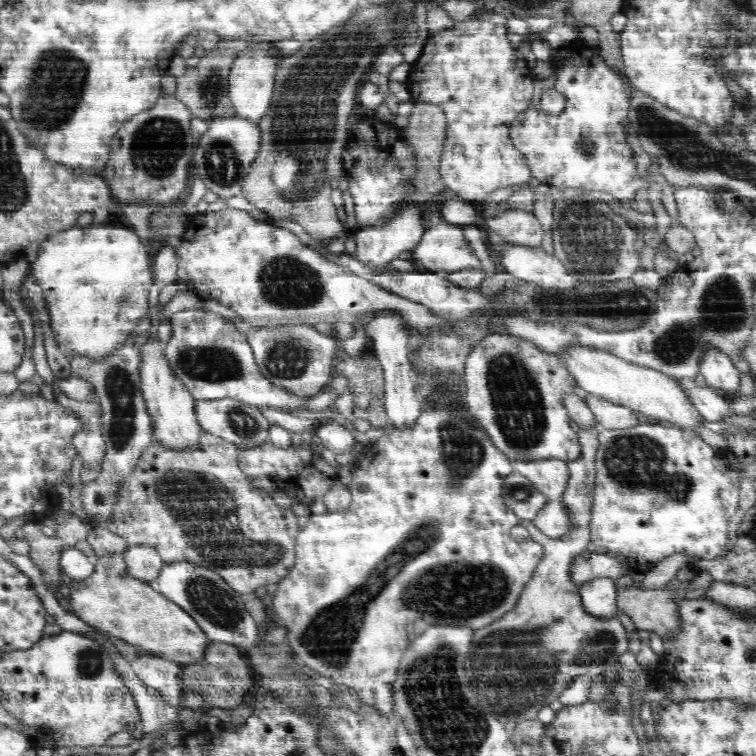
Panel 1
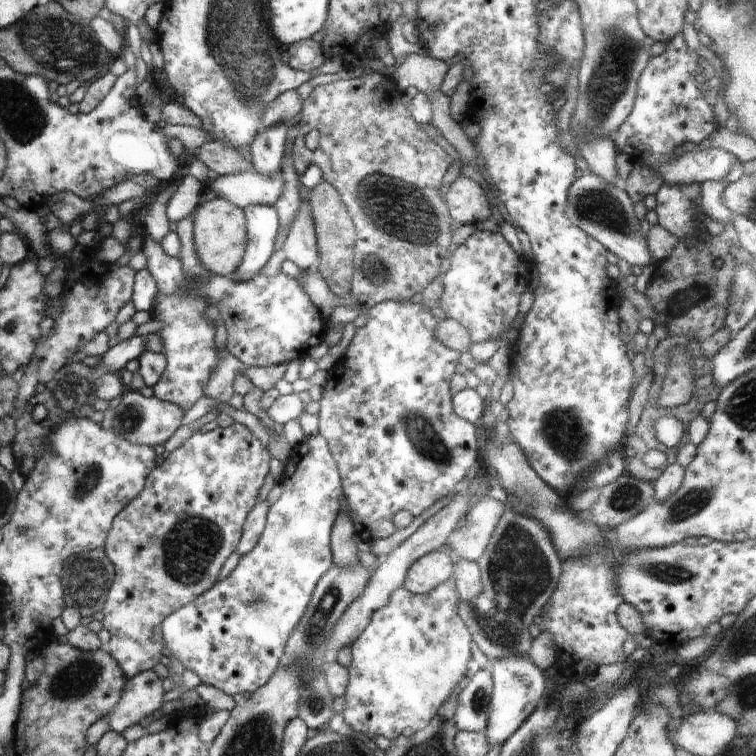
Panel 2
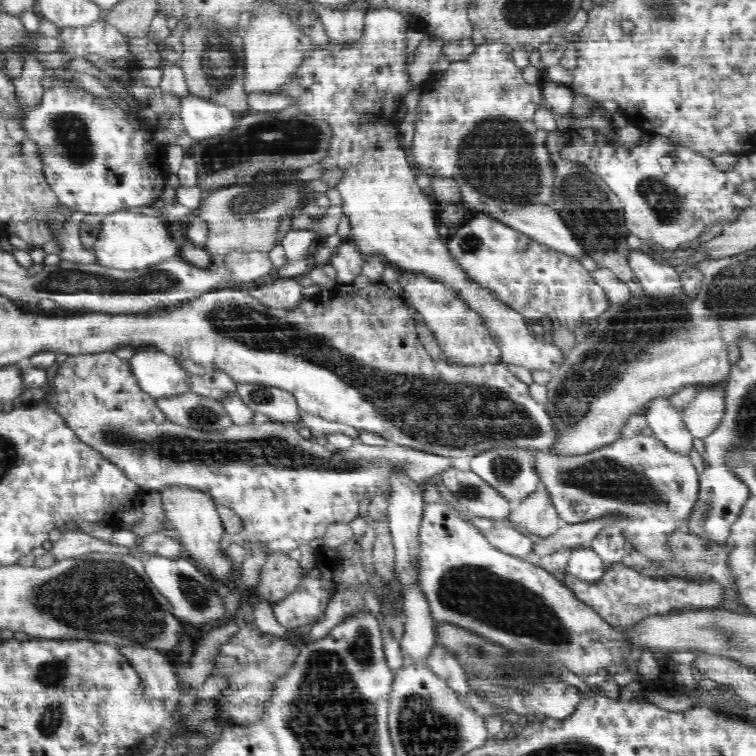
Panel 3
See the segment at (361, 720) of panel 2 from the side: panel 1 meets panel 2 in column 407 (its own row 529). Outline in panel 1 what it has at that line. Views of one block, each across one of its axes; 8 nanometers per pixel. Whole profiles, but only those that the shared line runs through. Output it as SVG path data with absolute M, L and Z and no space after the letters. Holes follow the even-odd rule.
M668 422L662 424L638 424L624 430L600 429L598 434L599 446L595 459L595 487L593 490L593 501L591 506L590 535L592 535L591 547L597 551L618 553L626 556L626 563L632 570L636 571L641 564L657 564L666 560L673 554L683 554L690 558L692 563L700 564L703 560L710 560L727 553L728 522L730 517L736 514L740 502L740 485L743 475L739 470L731 466L732 456L728 448L714 450L711 445L706 444L698 434L686 431L681 427Z

